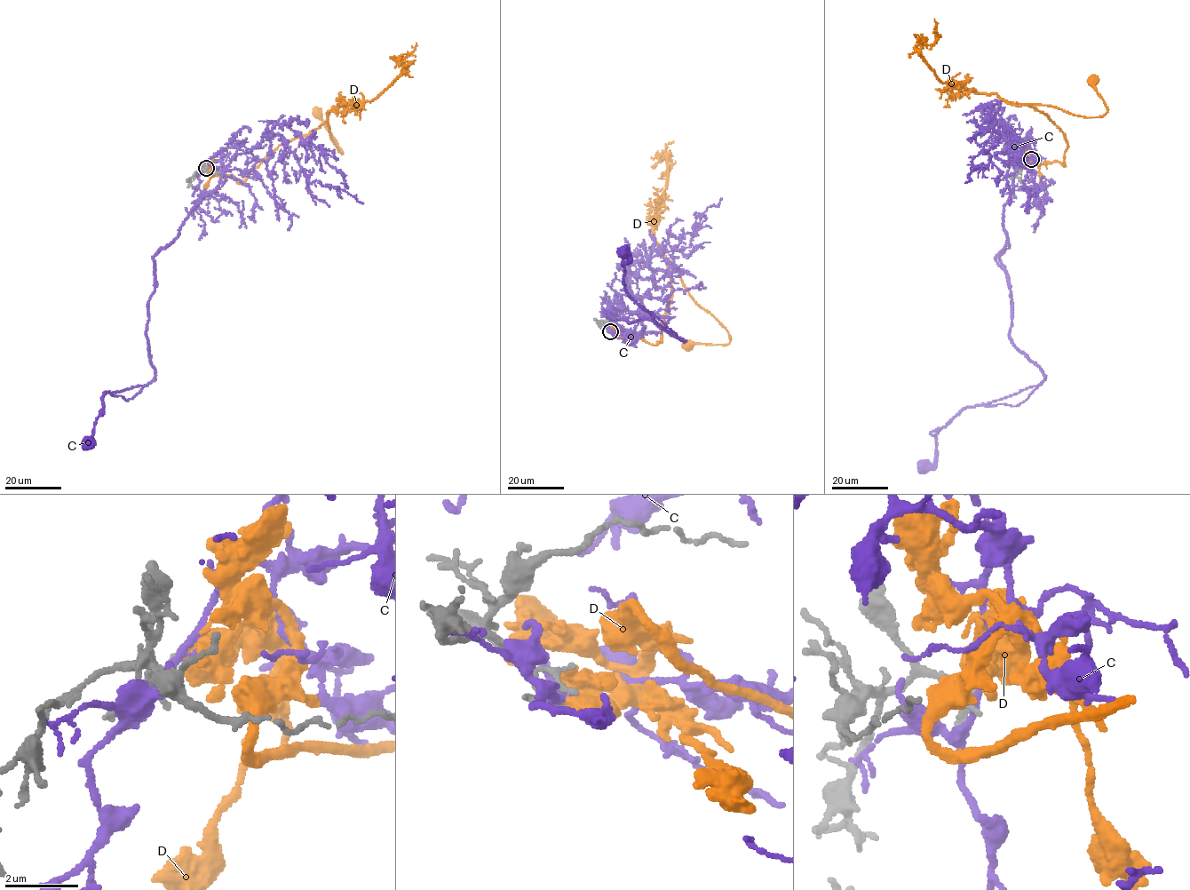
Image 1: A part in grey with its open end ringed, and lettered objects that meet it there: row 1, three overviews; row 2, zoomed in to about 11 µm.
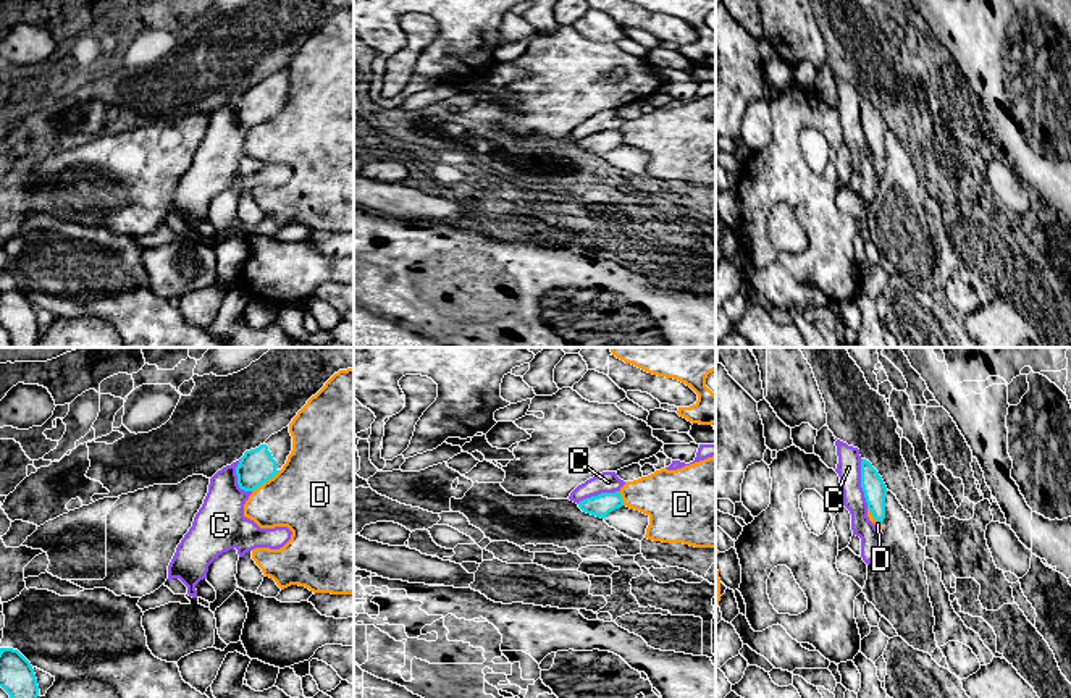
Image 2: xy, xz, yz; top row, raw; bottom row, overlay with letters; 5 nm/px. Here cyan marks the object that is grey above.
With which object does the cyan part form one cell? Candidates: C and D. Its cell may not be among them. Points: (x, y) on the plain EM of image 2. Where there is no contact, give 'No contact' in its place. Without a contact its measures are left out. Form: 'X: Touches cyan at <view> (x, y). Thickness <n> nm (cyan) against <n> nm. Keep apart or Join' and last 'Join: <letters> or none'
C: Touches cyan at yz (861, 121). Thickness 120 nm (cyan) against 120 nm. Keep apart
D: Touches cyan at xy (265, 118). Thickness 180 nm (cyan) against 400 nm. Keep apart
Join: none

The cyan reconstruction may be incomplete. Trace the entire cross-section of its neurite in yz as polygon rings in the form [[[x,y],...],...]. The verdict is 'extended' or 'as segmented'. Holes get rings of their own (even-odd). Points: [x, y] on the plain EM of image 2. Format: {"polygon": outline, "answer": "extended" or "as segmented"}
{"polygon": [[[866,97],[861,99],[861,126],[864,129],[867,147],[872,155],[882,162],[885,157],[887,124],[879,110]]], "answer": "as segmented"}

